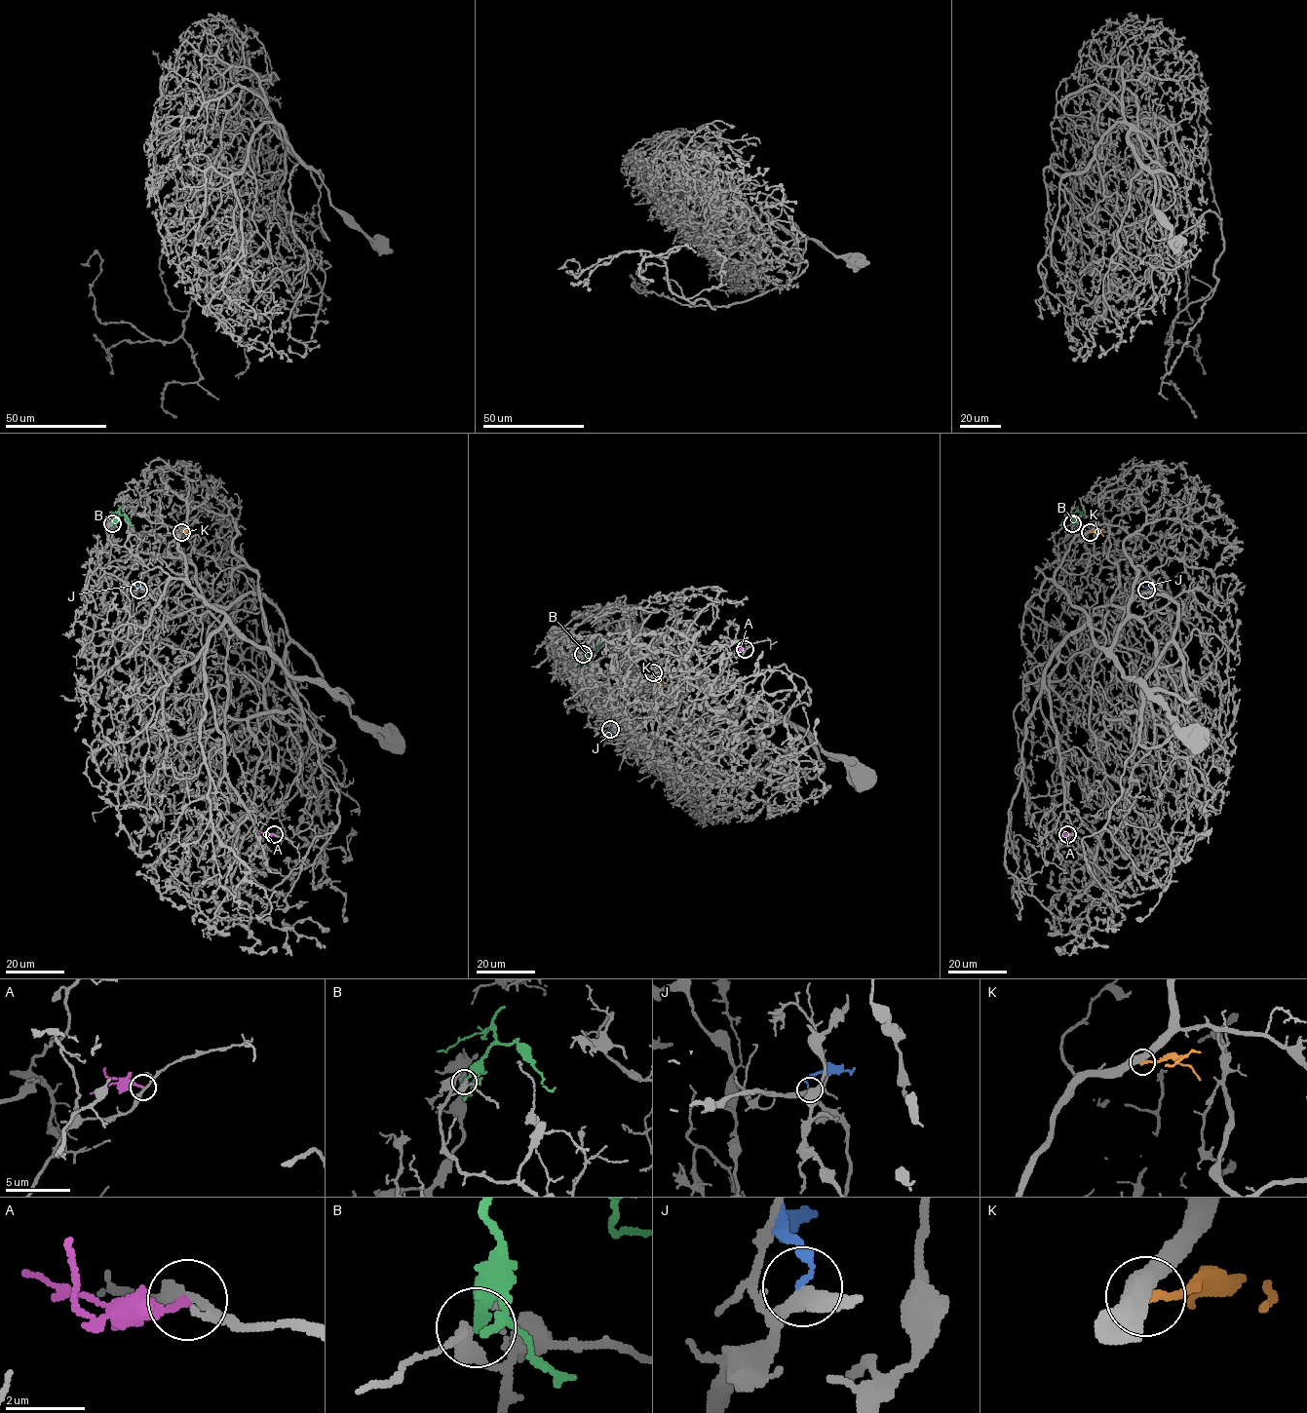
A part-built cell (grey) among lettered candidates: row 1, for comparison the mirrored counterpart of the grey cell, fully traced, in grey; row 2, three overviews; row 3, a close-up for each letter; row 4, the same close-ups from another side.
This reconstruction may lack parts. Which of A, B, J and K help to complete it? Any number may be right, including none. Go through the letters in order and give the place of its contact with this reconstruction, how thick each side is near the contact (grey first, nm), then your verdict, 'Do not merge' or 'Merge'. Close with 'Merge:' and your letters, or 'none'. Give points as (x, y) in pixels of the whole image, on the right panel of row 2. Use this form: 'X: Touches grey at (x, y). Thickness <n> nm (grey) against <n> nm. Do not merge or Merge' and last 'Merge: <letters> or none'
A: Touches grey at (1067, 834). Thickness 220 nm (grey) against 190 nm. Do not merge
B: Touches grey at (1072, 523). Thickness 280 nm (grey) against 260 nm. Do not merge
J: Touches grey at (1146, 590). Thickness 360 nm (grey) against 130 nm. Do not merge
K: Touches grey at (1090, 532). Thickness 500 nm (grey) against 220 nm. Do not merge
Merge: none

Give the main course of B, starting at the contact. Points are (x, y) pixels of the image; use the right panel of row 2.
B: (1072, 523), (1073, 515), (1069, 515), (1059, 524)

